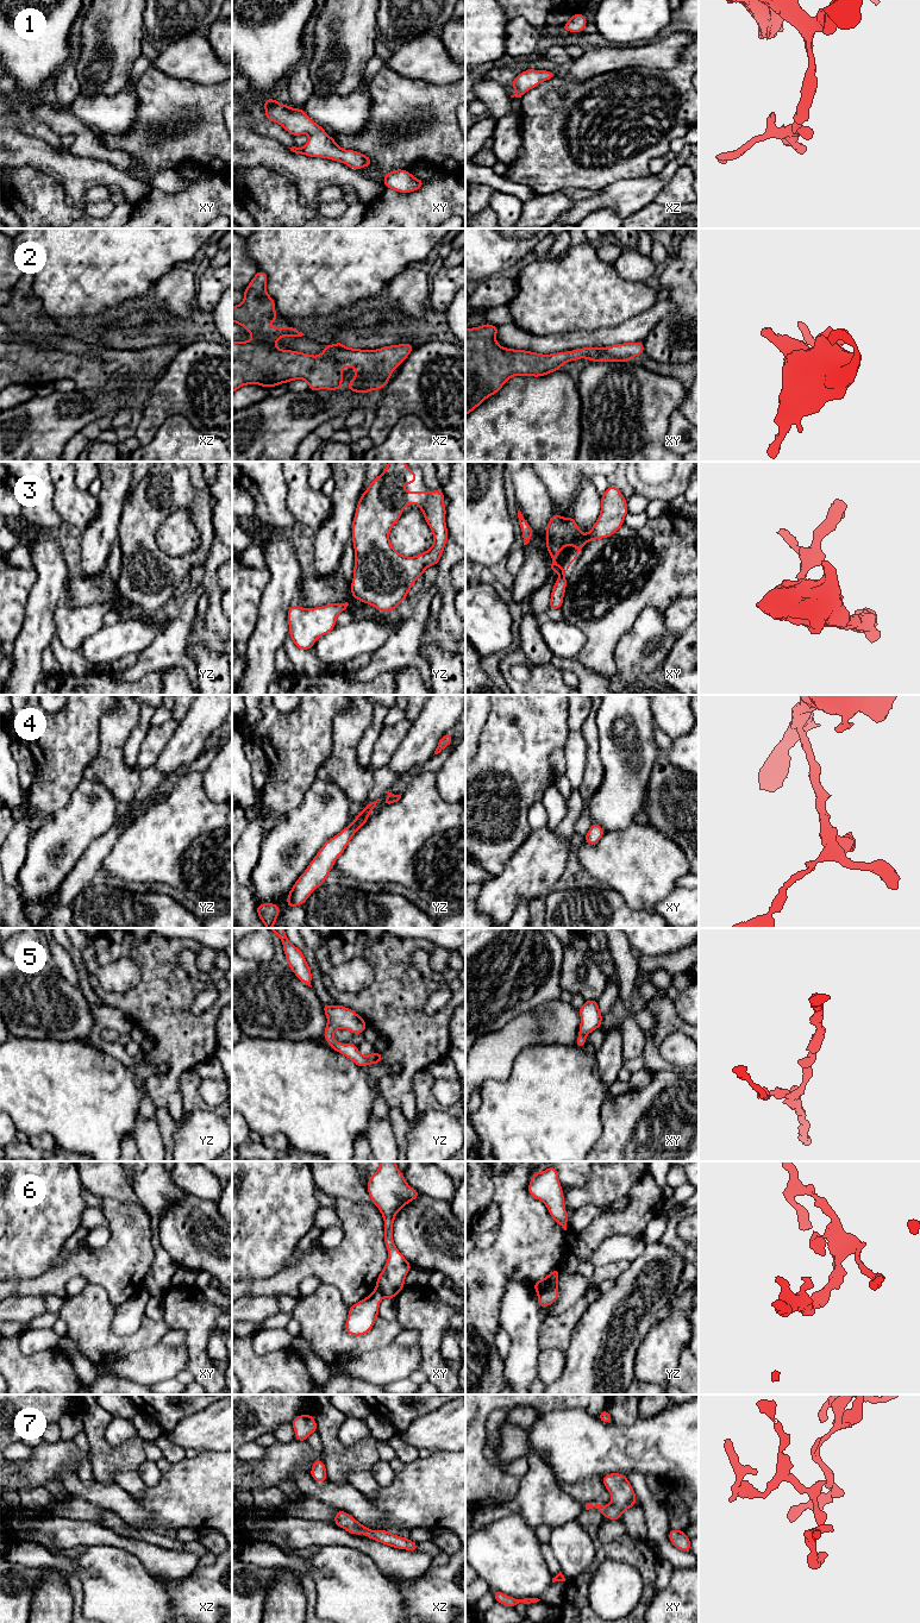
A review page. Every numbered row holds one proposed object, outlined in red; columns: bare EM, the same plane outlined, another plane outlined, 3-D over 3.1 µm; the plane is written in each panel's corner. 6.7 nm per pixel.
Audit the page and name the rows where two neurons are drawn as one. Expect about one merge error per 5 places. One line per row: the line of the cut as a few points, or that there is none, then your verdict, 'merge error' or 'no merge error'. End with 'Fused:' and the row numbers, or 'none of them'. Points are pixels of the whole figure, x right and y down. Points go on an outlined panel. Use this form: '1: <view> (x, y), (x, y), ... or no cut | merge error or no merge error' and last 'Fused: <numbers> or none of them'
1: no cut | no merge error
2: no cut | no merge error
3: no cut | no merge error
4: no cut | no merge error
5: no cut | no merge error
6: yz (556, 1286), (538, 1295) | merge error
7: no cut | no merge error
Fused: 6

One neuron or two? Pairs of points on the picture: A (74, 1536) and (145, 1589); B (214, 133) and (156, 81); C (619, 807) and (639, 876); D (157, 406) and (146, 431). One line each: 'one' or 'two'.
A: two
B: one
C: two
D: one

